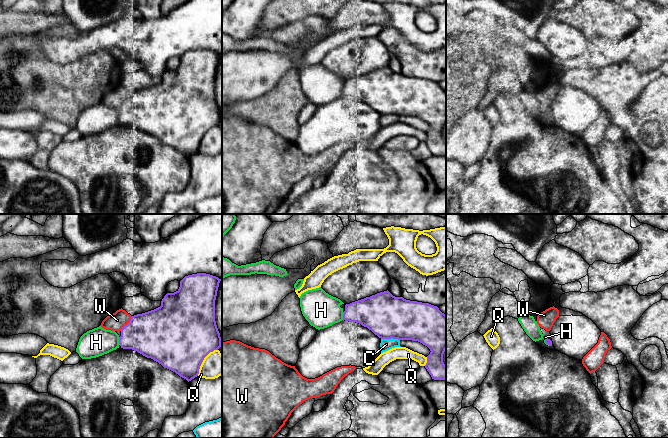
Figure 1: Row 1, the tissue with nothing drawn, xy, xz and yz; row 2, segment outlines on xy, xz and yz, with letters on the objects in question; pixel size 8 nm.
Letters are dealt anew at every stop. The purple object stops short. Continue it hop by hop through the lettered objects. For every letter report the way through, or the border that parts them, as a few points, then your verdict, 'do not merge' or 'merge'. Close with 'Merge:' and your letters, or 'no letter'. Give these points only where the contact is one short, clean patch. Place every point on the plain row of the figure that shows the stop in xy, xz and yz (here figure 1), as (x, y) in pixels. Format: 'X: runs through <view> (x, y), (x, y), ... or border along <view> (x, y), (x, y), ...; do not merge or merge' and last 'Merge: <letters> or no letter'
C: do not merge
H: do not merge
Q: do not merge
W: merge
Merge: W

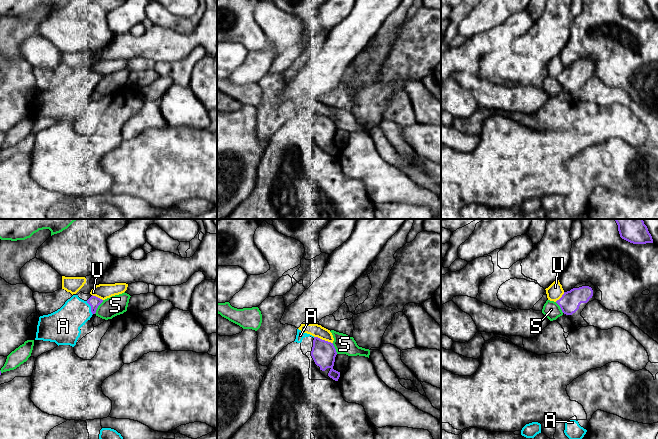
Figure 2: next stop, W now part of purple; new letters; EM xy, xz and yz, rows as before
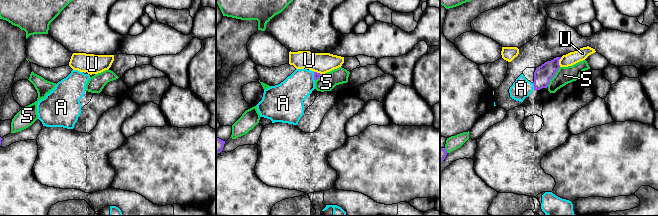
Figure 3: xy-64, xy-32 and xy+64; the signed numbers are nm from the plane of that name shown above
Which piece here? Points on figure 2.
A: merge
S: do not merge
U: do not merge
Merge: A

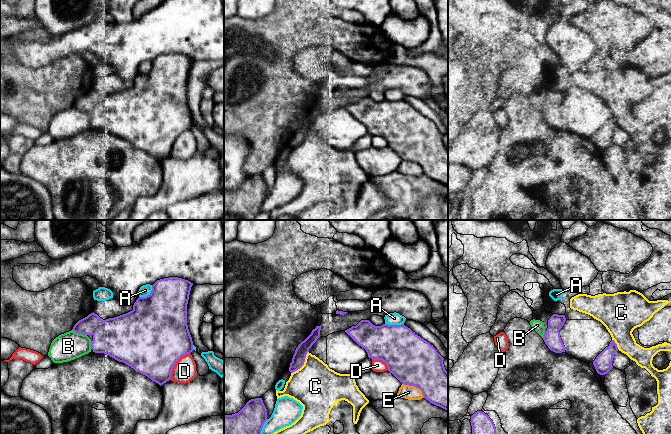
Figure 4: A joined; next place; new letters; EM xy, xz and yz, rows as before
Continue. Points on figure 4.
A: do not merge
B: do not merge
C: do not merge
D: do not merge
E: do not merge
Merge: no letter

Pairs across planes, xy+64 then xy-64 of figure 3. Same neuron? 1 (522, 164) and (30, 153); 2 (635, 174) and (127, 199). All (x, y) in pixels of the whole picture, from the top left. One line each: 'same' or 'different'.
1: different
2: different

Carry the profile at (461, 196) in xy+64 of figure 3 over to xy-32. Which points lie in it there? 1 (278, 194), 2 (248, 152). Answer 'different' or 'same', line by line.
1: same
2: same

